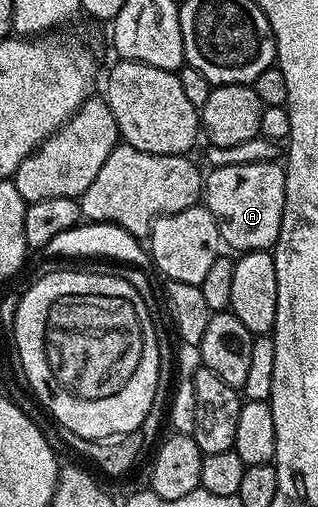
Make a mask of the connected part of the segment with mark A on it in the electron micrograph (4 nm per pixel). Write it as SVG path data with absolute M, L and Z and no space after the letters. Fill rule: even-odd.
M275 161L226 165L211 169L203 183L202 200L217 219L219 239L224 246L239 249L240 254L270 250L281 231L281 215L285 211L284 166Z

